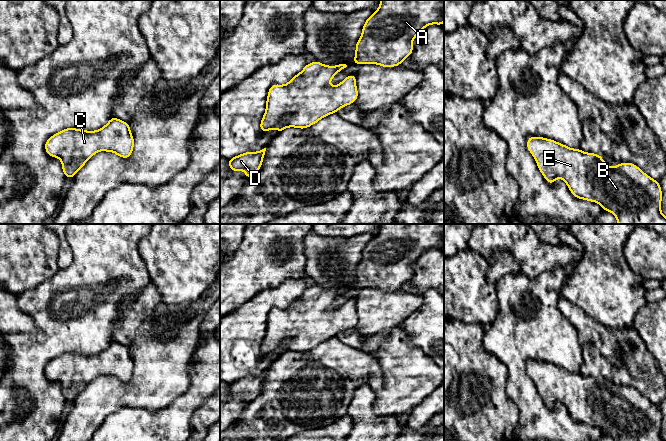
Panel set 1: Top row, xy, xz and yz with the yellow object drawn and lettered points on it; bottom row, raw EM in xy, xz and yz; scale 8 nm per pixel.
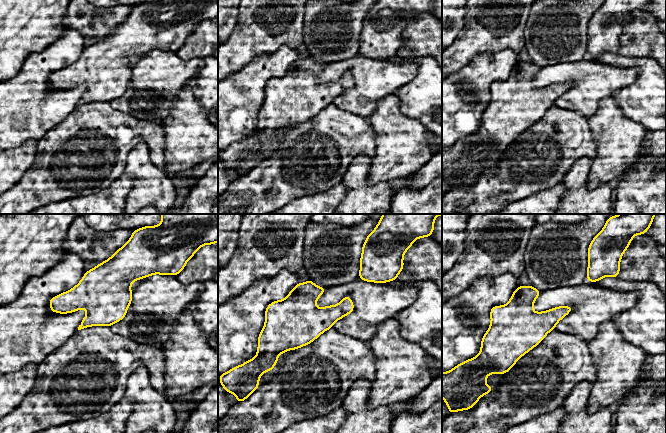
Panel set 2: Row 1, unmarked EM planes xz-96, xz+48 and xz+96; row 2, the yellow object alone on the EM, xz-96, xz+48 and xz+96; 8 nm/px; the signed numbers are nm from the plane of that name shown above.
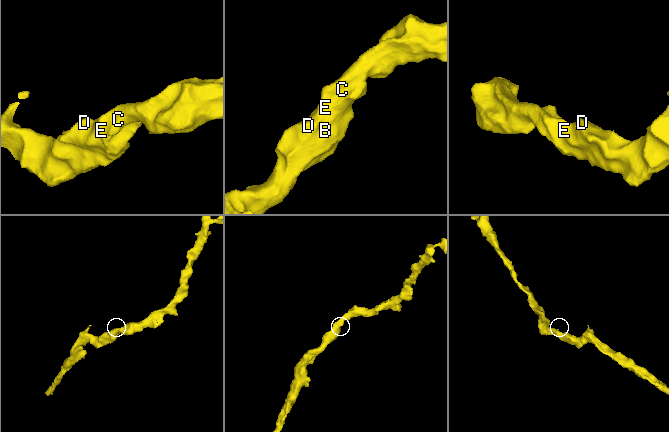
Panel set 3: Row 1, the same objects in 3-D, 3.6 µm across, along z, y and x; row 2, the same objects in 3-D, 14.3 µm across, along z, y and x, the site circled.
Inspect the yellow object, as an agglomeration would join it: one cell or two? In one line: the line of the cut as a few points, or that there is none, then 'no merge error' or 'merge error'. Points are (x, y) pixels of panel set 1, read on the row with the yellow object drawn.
no cut; no merge error

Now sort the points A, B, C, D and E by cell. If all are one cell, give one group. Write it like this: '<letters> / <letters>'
A B C D E

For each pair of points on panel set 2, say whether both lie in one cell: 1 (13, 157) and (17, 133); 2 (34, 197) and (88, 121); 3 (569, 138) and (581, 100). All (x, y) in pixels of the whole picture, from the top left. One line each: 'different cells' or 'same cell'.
1: different cells
2: same cell
3: different cells

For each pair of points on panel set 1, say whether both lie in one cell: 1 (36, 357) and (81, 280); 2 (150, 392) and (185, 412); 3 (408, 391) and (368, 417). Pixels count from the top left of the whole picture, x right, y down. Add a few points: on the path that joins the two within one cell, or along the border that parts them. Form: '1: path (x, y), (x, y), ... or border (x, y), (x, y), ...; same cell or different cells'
1: path (46, 333), (44, 306), (50, 291), (57, 288); same cell
2: border (188, 388), (165, 408), (154, 412), (148, 411); different cells
3: border (375, 392), (374, 412), (377, 415), (394, 415); different cells

